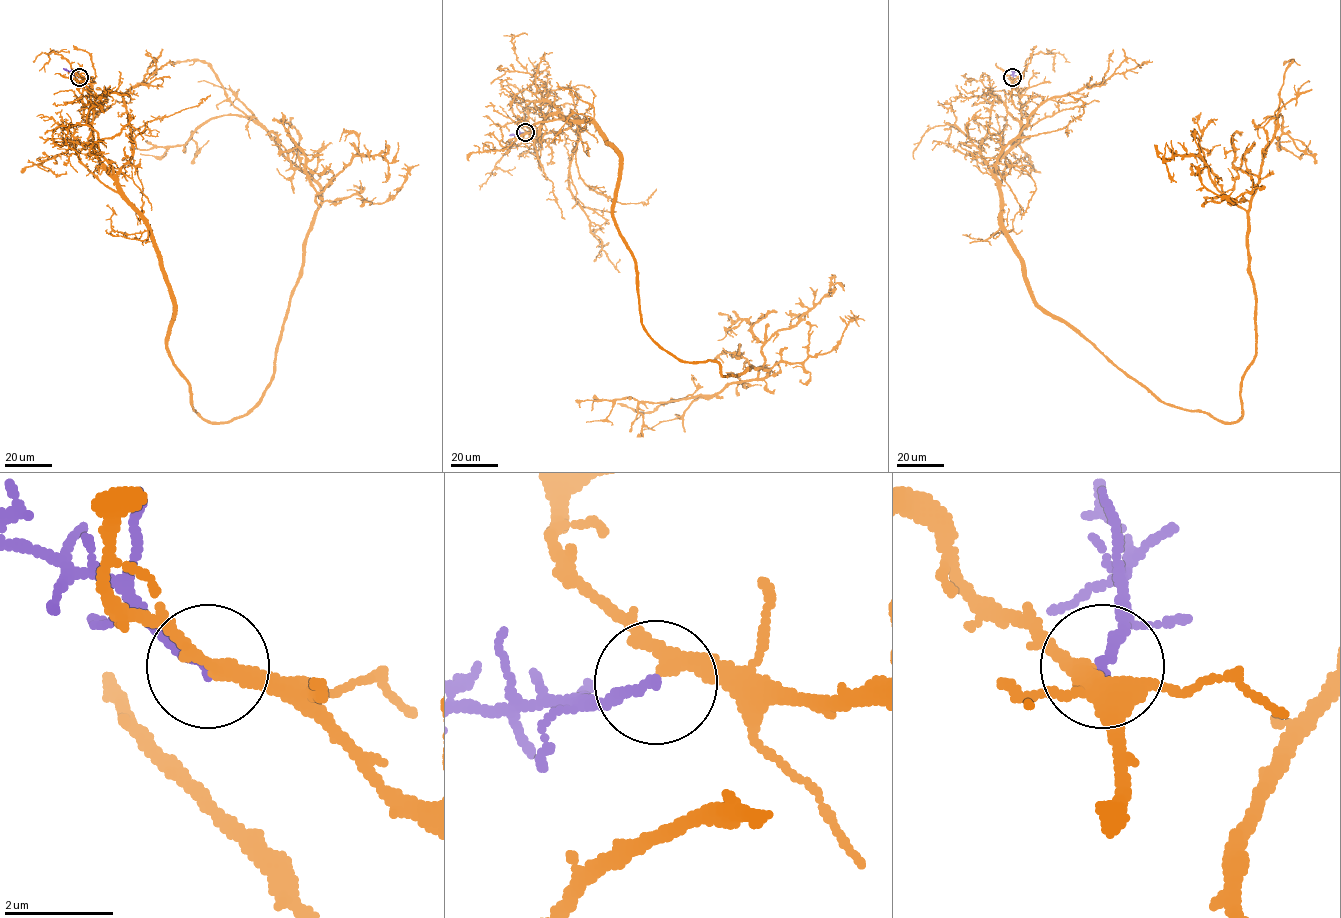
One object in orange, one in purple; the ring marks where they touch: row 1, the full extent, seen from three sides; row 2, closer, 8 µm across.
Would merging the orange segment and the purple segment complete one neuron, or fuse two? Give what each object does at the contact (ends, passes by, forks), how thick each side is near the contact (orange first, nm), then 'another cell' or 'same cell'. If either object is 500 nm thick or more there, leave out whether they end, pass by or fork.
orange passes by; purple ends; calibres 240 and 180 nm; same cell

